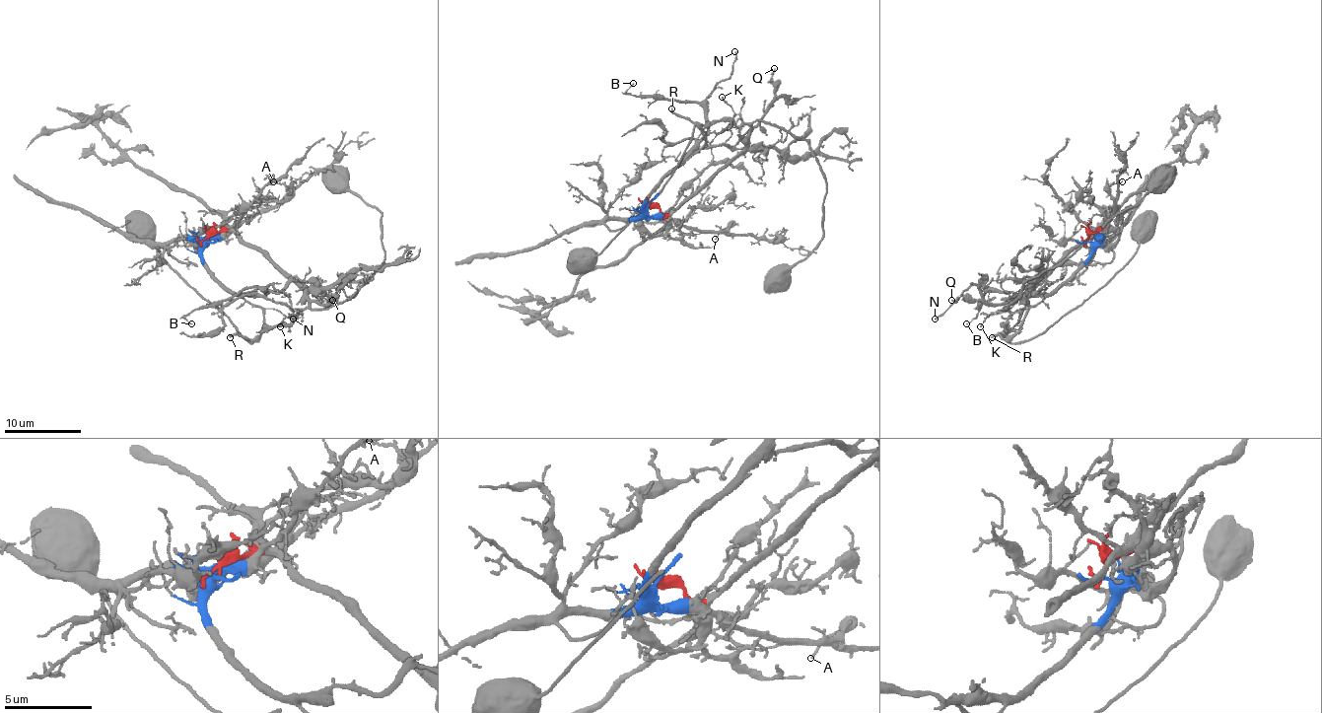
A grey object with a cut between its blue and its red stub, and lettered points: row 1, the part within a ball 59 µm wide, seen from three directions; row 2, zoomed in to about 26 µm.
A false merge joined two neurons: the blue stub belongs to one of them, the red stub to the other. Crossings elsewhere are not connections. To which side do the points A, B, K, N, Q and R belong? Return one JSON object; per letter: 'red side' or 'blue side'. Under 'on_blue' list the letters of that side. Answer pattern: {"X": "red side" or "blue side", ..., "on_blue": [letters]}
{"A": "blue side", "B": "blue side", "K": "blue side", "N": "blue side", "Q": "red side", "R": "blue side", "on_blue": ["A", "B", "K", "N", "R"]}

